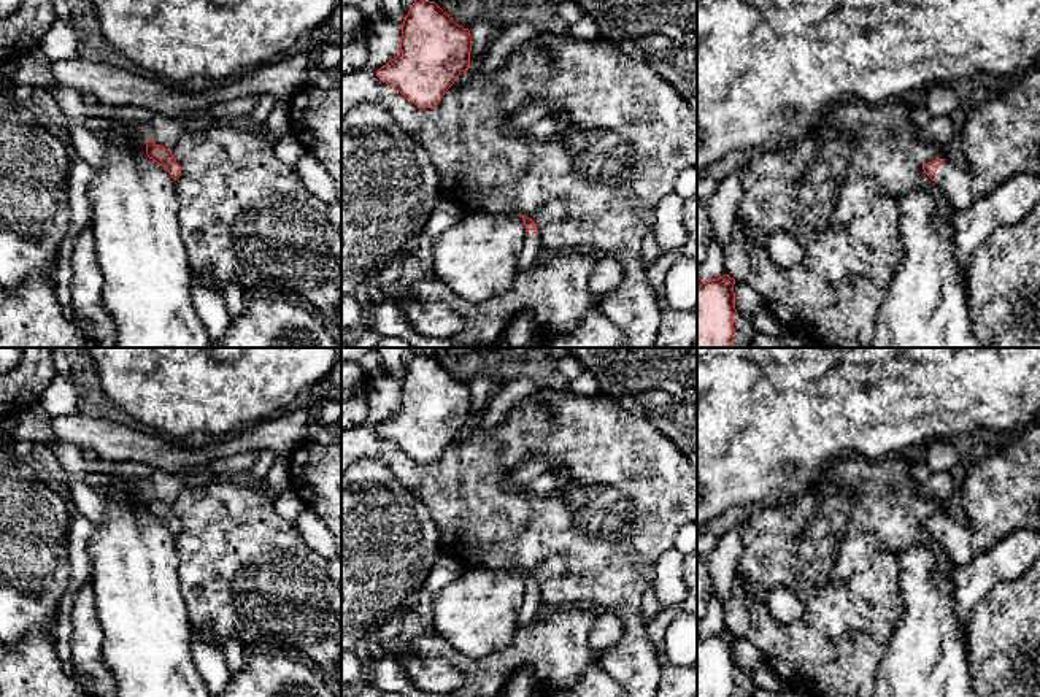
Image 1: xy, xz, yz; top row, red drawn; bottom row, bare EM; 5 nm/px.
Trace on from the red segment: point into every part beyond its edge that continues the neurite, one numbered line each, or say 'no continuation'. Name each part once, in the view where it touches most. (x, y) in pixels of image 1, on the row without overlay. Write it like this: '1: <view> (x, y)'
1: yz (956, 539)

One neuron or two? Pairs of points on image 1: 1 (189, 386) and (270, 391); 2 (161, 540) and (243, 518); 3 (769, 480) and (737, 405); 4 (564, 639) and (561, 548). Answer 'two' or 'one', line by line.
1: one
2: two
3: one
4: two

